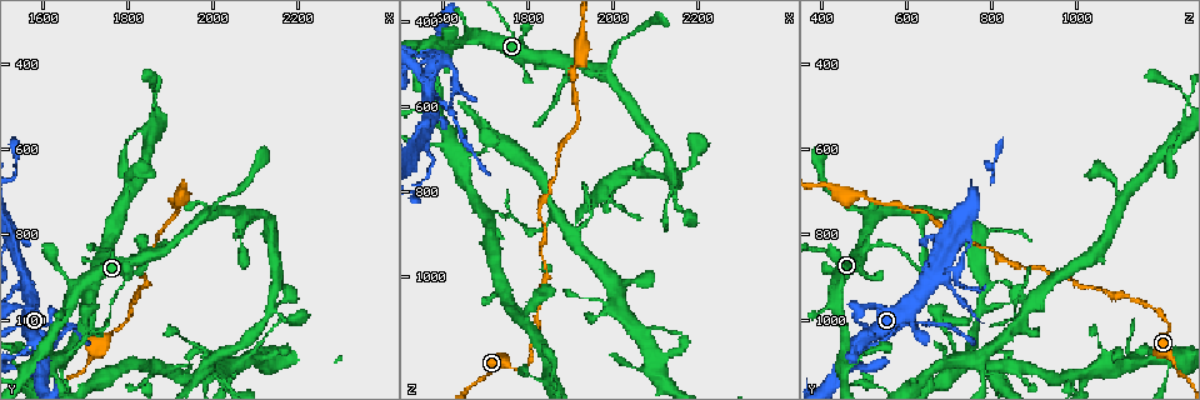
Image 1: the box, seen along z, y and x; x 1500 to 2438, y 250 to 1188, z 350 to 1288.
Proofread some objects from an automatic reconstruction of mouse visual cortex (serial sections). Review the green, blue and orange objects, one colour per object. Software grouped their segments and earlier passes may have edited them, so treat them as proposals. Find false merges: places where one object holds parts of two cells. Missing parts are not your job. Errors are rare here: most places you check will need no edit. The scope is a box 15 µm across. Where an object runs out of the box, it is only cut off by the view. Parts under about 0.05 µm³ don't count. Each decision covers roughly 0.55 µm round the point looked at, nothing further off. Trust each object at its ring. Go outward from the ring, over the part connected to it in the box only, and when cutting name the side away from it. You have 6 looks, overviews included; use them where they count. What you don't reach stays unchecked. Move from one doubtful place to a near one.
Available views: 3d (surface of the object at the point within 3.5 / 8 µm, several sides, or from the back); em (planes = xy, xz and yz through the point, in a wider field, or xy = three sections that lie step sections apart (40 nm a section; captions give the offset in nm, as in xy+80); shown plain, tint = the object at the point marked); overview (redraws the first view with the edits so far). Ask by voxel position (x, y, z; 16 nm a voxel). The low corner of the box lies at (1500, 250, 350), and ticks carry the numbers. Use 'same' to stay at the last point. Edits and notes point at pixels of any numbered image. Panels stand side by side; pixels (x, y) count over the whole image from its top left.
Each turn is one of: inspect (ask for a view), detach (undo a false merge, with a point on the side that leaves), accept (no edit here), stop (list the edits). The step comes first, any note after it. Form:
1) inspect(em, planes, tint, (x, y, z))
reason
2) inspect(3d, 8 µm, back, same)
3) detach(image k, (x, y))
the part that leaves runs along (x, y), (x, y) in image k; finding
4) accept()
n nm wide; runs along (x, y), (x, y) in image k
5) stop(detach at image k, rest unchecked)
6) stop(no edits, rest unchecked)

inspect(3d, 3.5 µm, (1600, 1080, 480))
four or more arms meet

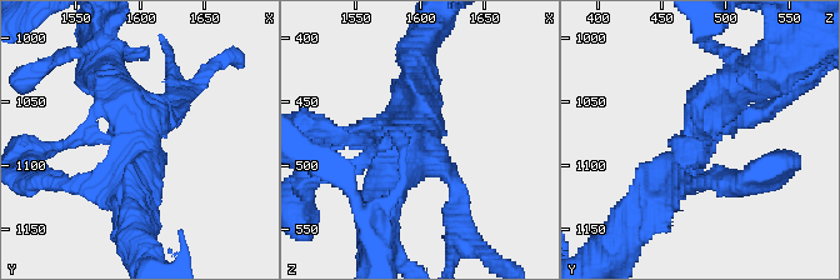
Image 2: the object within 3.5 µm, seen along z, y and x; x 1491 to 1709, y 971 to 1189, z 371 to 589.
inspect(em, xy, step 5, tint, same)

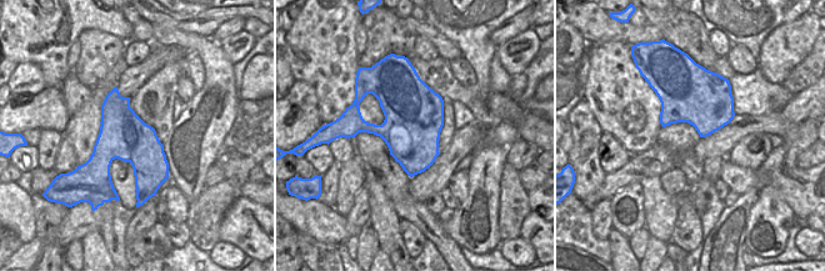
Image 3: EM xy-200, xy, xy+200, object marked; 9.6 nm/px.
accept()
600 nm wide; runs along (749, 78), (710, 111), (653, 200) in image 2; continuous, no second cell

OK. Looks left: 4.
inspect(3d, 3.5 µm, (1695, 1115, 1230))
sudden change in width

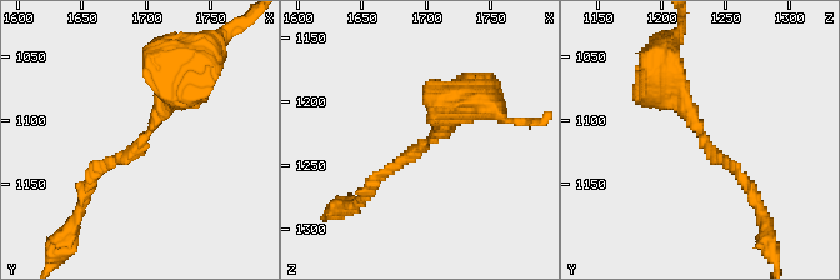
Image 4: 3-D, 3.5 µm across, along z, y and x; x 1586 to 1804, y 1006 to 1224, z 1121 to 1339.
inspect(em, planes, tint, (1696, 1112, 1232))
arms of 150, 300 nm

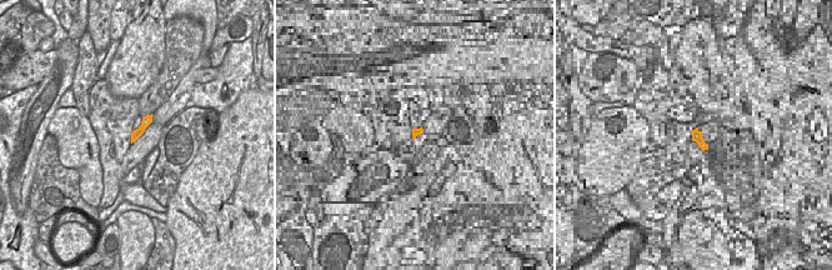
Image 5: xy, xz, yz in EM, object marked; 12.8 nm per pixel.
accept()
runs along (149, 118), (134, 138) in image 5; continuous, no second cell

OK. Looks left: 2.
stop(no edits, rest unchecked)

